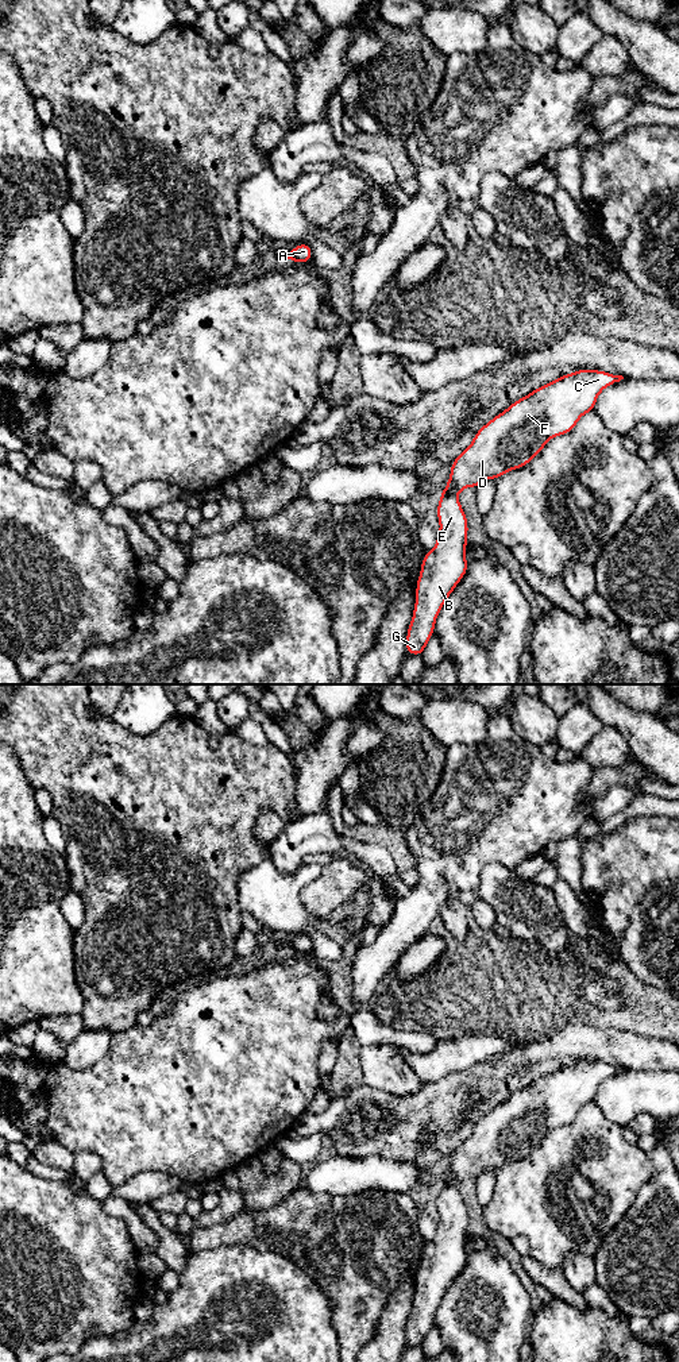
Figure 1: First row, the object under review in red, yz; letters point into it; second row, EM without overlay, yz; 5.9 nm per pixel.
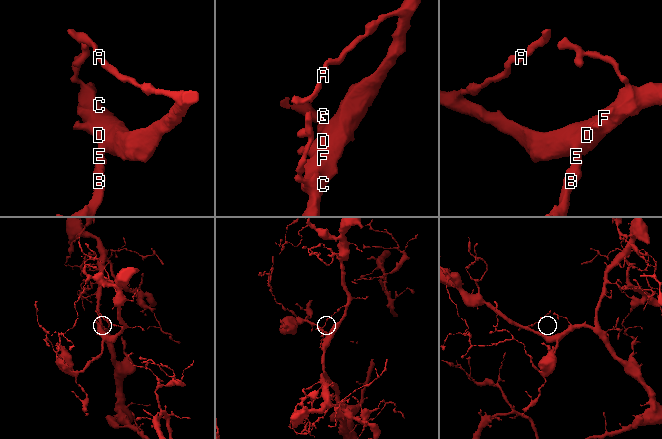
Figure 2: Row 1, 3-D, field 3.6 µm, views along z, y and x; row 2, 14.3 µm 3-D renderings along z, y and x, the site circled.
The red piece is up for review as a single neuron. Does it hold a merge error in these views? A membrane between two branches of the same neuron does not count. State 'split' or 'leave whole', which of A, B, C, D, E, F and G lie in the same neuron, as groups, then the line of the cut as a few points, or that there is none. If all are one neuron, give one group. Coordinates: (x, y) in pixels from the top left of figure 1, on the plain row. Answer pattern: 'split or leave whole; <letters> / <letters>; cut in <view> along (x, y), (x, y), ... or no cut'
leave whole; A B C D E F G; no cut

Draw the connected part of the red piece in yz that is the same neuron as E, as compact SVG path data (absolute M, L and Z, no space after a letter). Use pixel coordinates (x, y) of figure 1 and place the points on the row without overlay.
M579 1060L576 1064L559 1068L531 1085L517 1091L502 1104L485 1115L472 1134L451 1155L451 1166L440 1184L437 1211L440 1222L432 1242L425 1243L417 1270L413 1308L406 1324L406 1344L423 1346L435 1323L436 1309L456 1276L467 1263L467 1208L456 1189L464 1178L477 1178L485 1170L498 1170L505 1164L526 1157L541 1143L548 1131L571 1123L579 1110L591 1103L601 1083L624 1070L622 1066L602 1061Z

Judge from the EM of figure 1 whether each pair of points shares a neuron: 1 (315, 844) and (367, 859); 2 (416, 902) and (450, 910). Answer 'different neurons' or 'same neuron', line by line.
1: same neuron
2: different neurons

